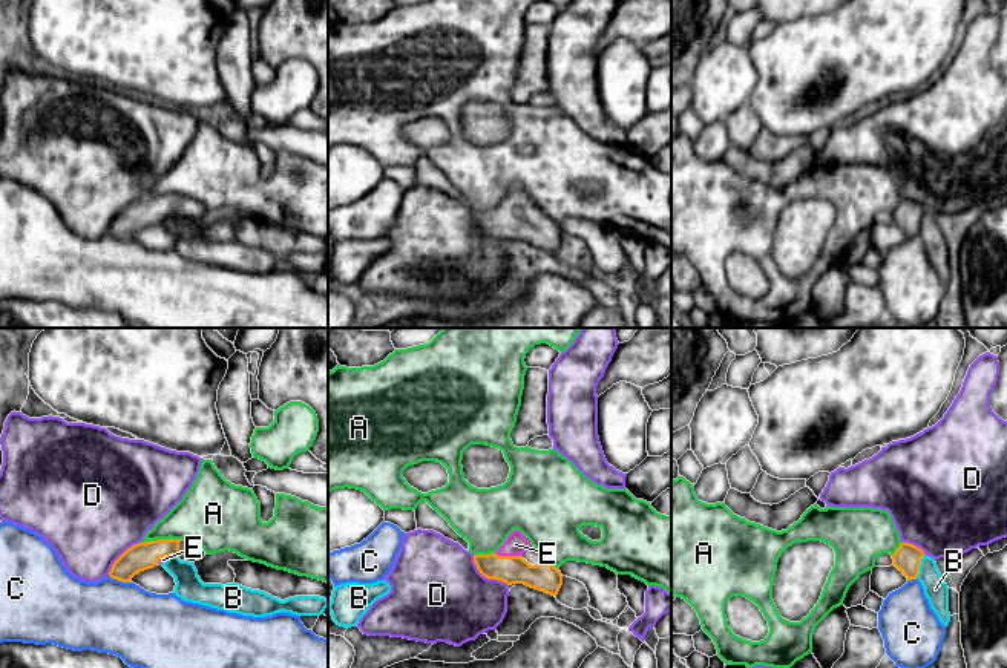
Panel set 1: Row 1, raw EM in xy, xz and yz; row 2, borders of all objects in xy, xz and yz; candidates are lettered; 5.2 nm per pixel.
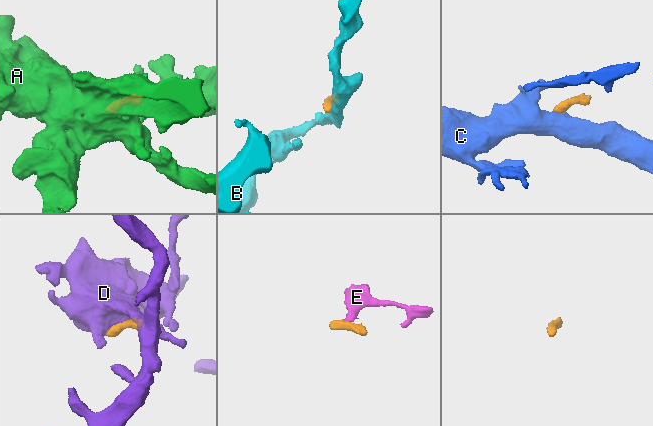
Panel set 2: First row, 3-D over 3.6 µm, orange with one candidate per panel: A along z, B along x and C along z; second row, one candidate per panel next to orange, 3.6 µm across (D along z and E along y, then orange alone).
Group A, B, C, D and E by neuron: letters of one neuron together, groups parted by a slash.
A / B / C / D / E

